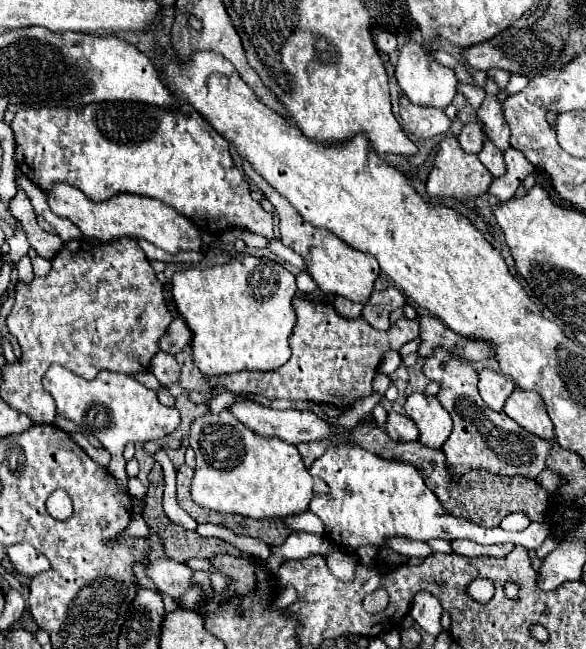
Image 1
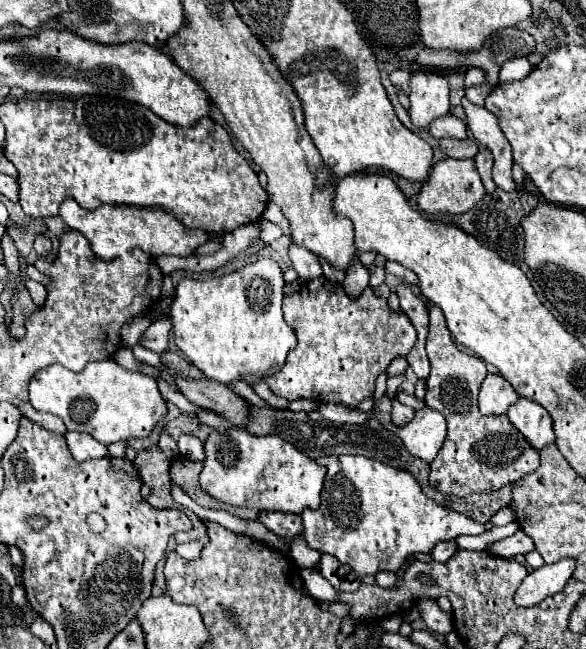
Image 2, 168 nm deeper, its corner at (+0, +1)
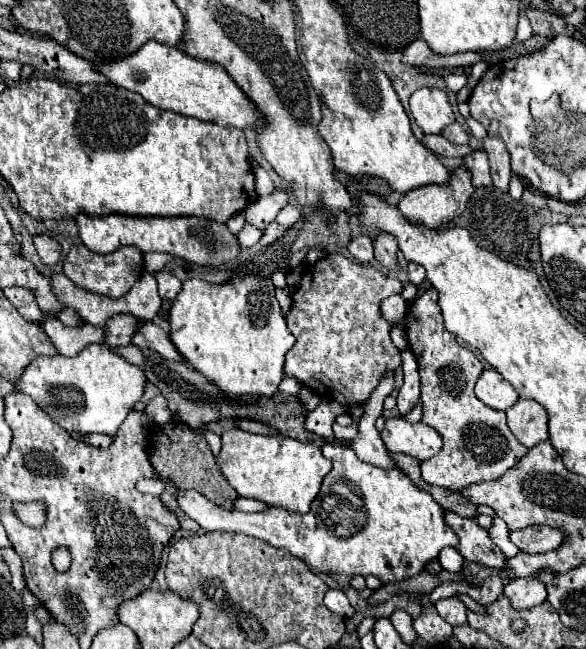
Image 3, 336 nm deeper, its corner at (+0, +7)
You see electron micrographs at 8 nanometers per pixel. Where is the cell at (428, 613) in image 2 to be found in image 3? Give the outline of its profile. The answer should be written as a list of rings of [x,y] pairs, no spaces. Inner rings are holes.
[[[444,598],[436,604],[436,612],[450,624],[450,626],[460,626],[466,624],[466,606],[458,598]]]

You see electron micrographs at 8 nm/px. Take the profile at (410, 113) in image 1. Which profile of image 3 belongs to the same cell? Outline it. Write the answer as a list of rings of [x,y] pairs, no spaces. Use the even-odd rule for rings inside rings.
[[[452,122],[450,126],[446,126],[446,128],[442,130],[442,136],[448,138],[450,142],[454,142],[454,144],[468,144],[468,132],[466,132],[466,128],[460,126],[458,122]]]

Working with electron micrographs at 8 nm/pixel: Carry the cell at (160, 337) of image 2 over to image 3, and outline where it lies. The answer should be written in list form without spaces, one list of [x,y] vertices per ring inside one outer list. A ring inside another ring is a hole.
[[[118,314],[106,324],[106,346],[130,346],[132,336],[142,324],[140,318],[130,314]]]

